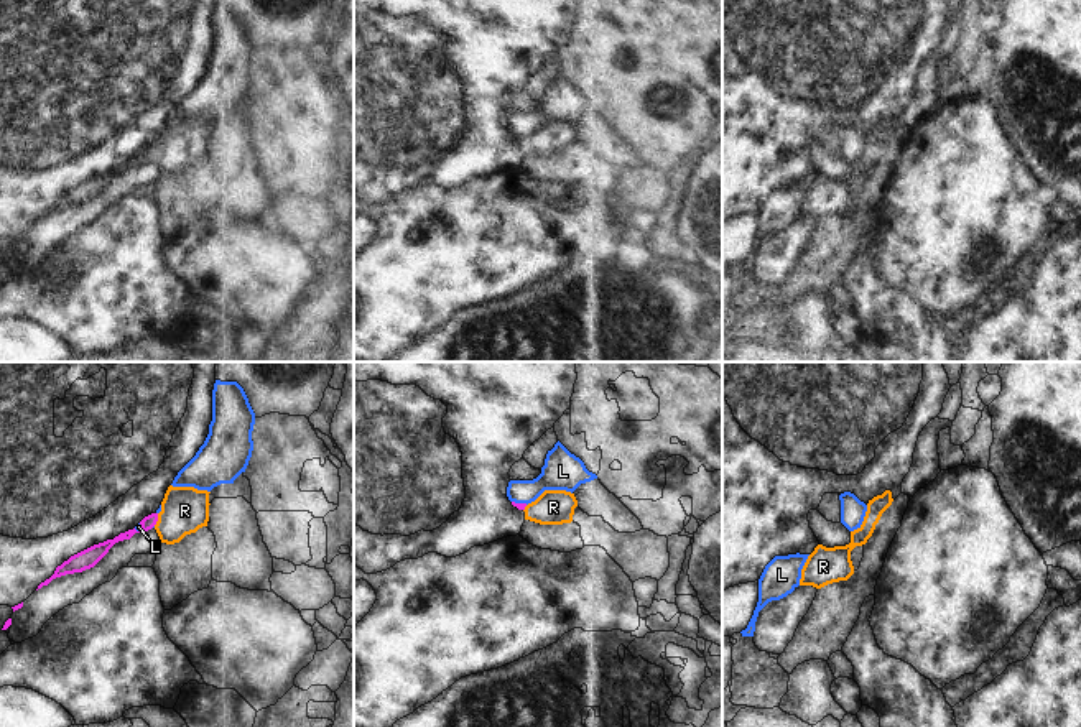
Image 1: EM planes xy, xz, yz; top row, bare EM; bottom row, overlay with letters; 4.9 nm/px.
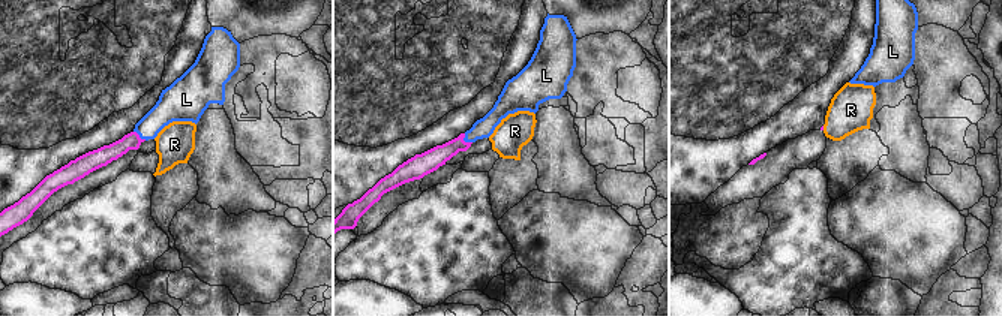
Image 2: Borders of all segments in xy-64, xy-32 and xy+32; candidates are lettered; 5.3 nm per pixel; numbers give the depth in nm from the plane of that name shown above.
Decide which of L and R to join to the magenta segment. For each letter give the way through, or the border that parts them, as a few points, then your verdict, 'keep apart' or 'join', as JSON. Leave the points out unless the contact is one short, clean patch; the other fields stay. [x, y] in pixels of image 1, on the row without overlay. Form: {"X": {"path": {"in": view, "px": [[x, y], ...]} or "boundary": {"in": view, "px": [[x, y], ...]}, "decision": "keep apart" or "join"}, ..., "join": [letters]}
{"L": {"path": {"in": "xz", "px": [[519, 137], [520, 135], [542, 114], [560, 104]]}, "decision": "join"}, "R": {"boundary": {"in": "xy", "px": [[158, 145], [158, 152], [153, 157]]}, "decision": "keep apart"}, "join": ["L"]}

